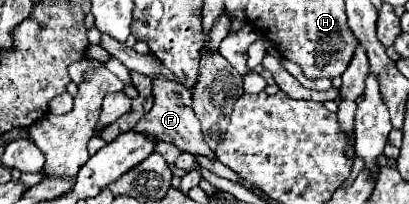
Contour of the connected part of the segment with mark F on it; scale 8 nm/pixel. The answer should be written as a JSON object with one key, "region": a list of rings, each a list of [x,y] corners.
{"region":[[[154,77],[152,79],[152,89],[154,89],[154,105],[152,109],[136,123],[134,131],[140,133],[148,133],[152,139],[156,141],[172,141],[176,143],[180,149],[192,153],[192,155],[208,155],[210,159],[214,159],[214,151],[206,145],[206,141],[202,139],[202,131],[200,131],[200,123],[192,111],[192,91],[188,87],[184,87],[182,83],[170,81],[166,77]]]}

